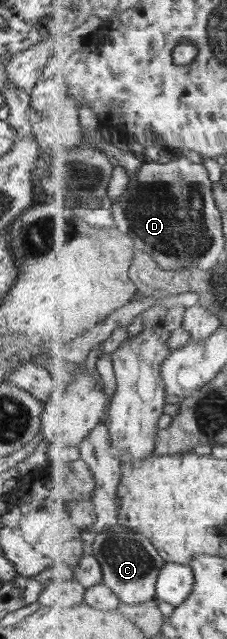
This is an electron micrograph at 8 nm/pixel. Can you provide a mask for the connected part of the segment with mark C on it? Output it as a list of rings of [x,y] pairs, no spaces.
[[[120,524],[104,530],[95,538],[91,553],[103,569],[103,583],[119,597],[120,602],[140,604],[157,597],[157,579],[167,562],[158,554],[150,539]]]

